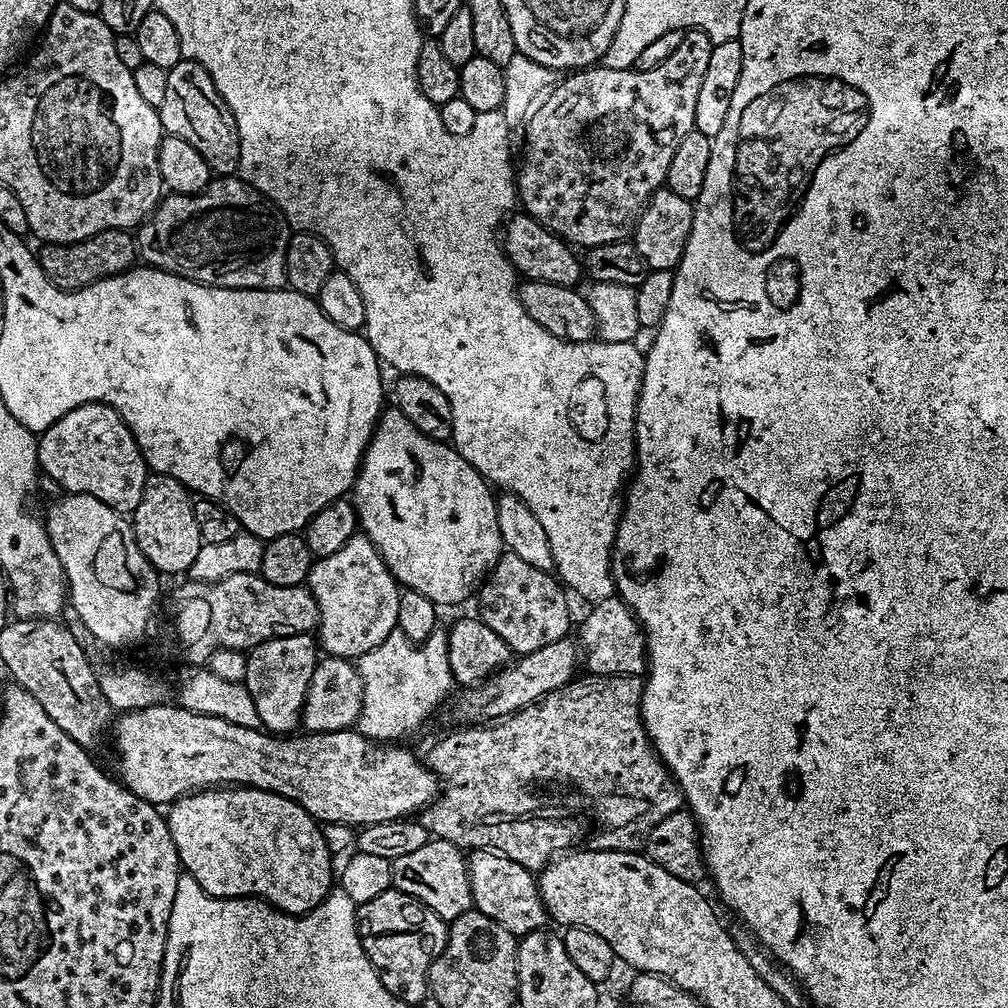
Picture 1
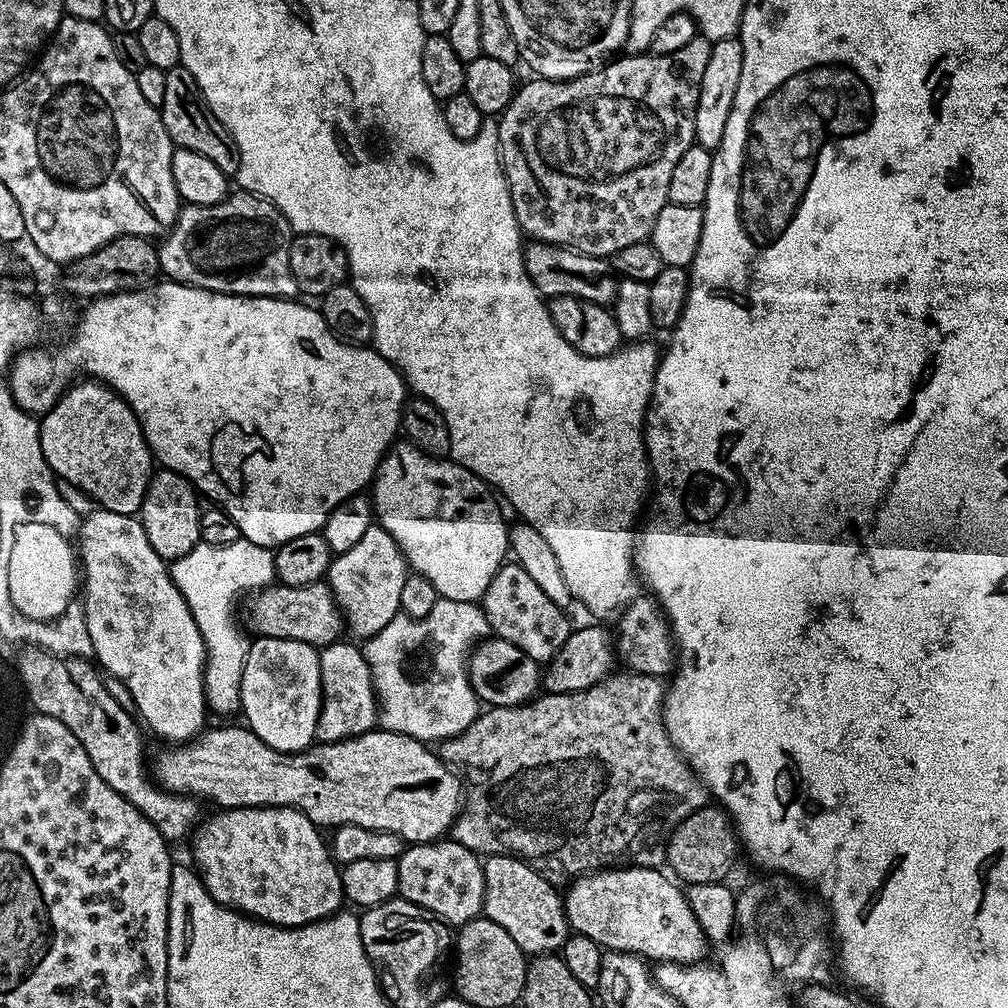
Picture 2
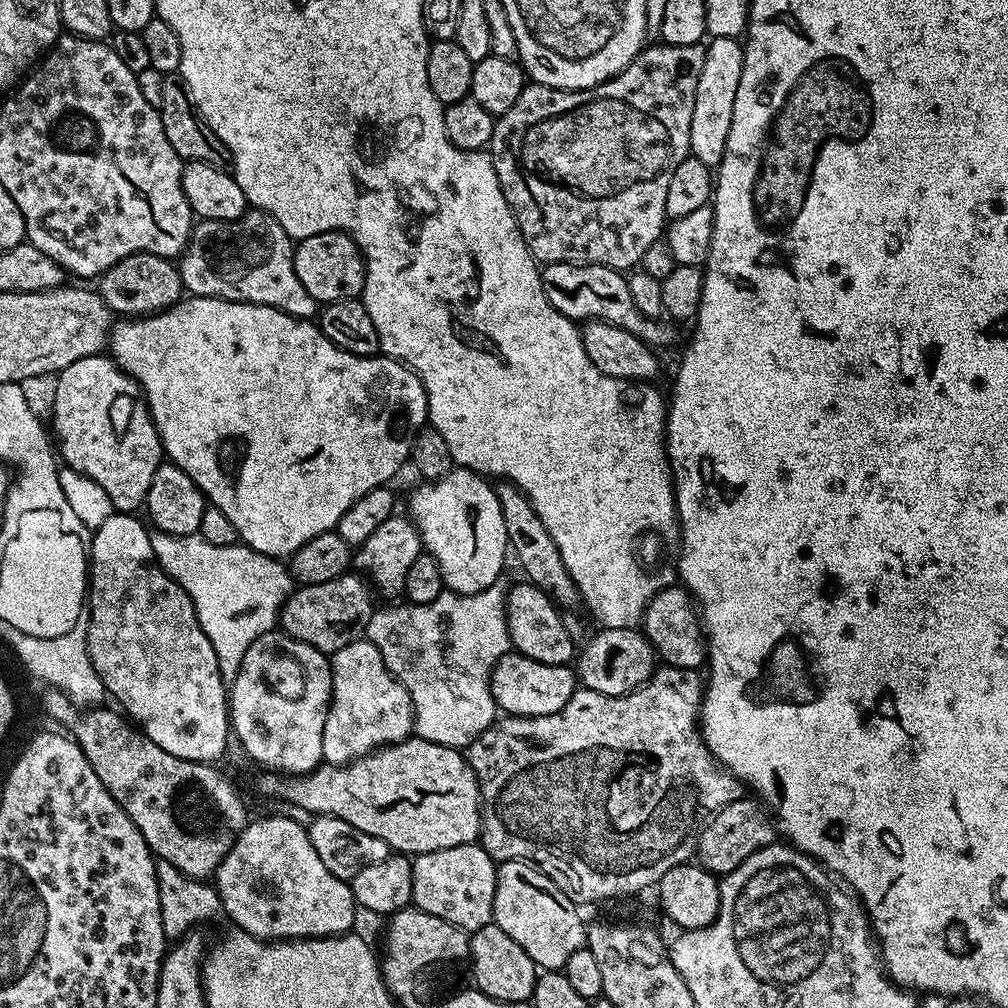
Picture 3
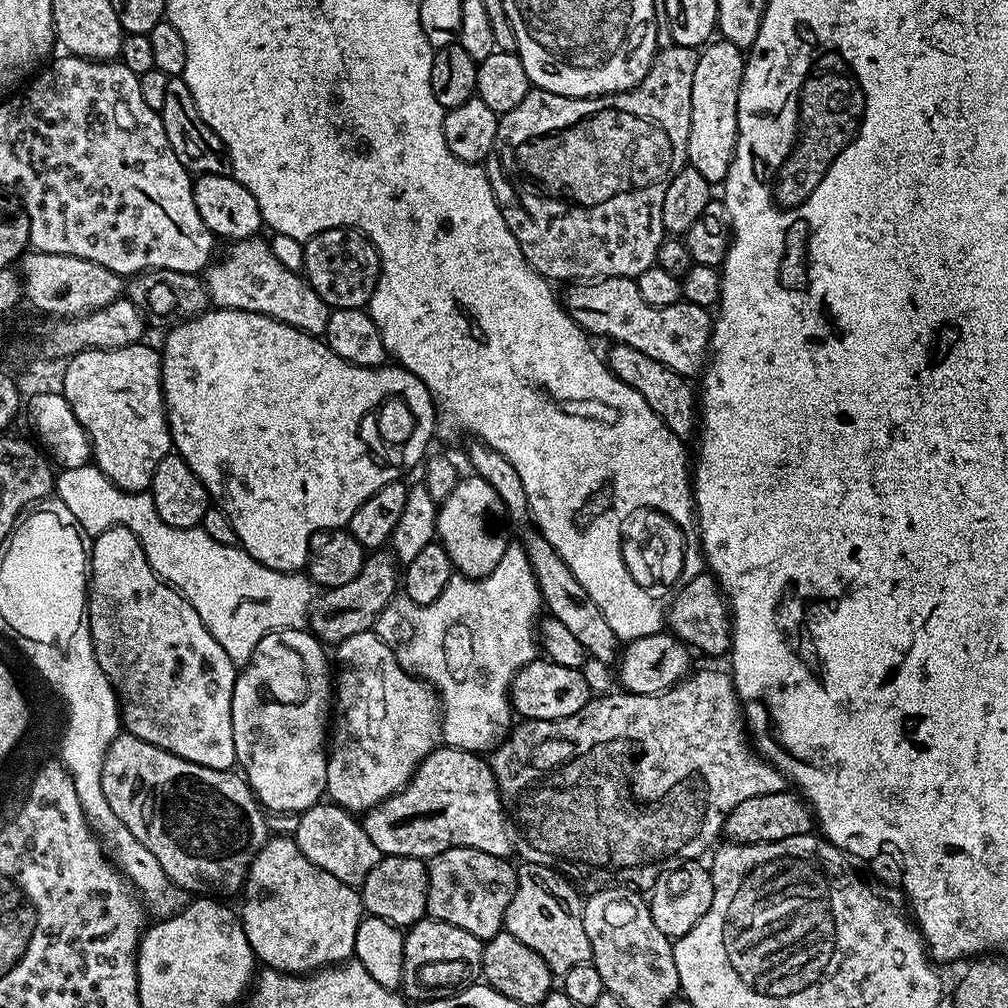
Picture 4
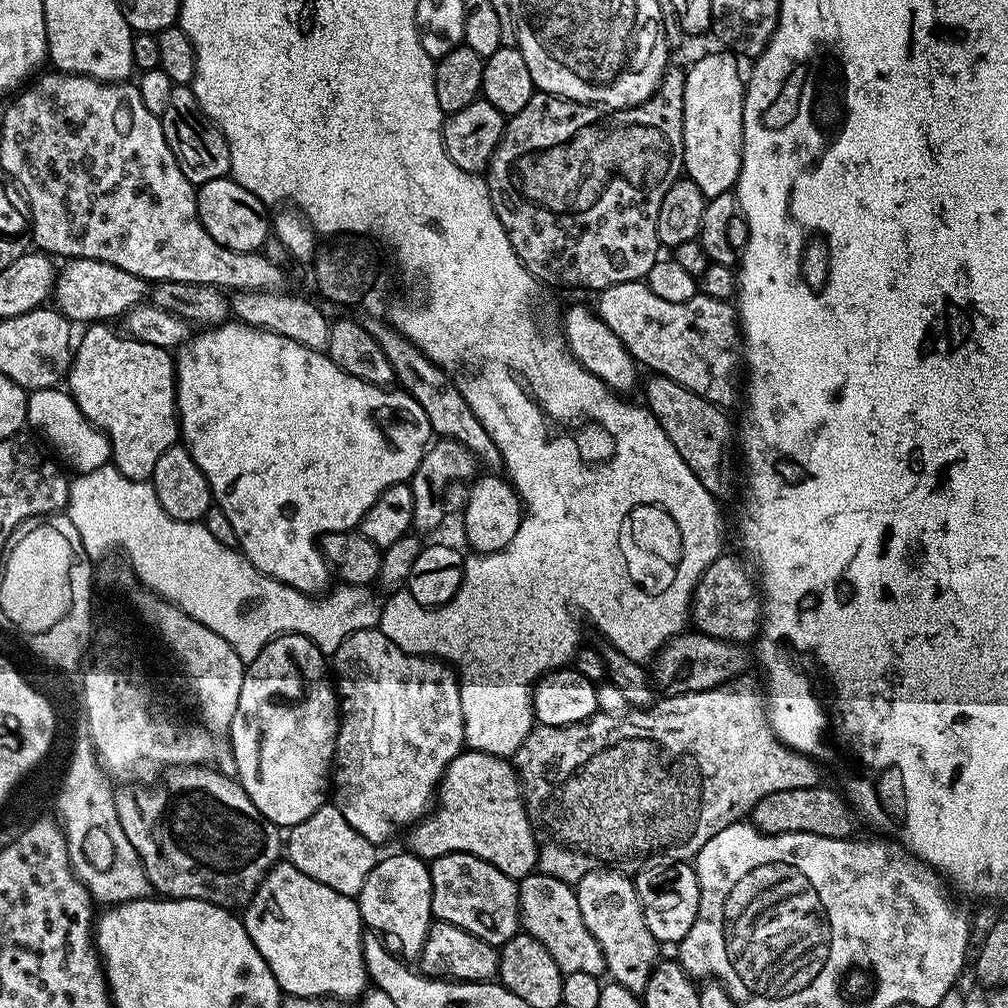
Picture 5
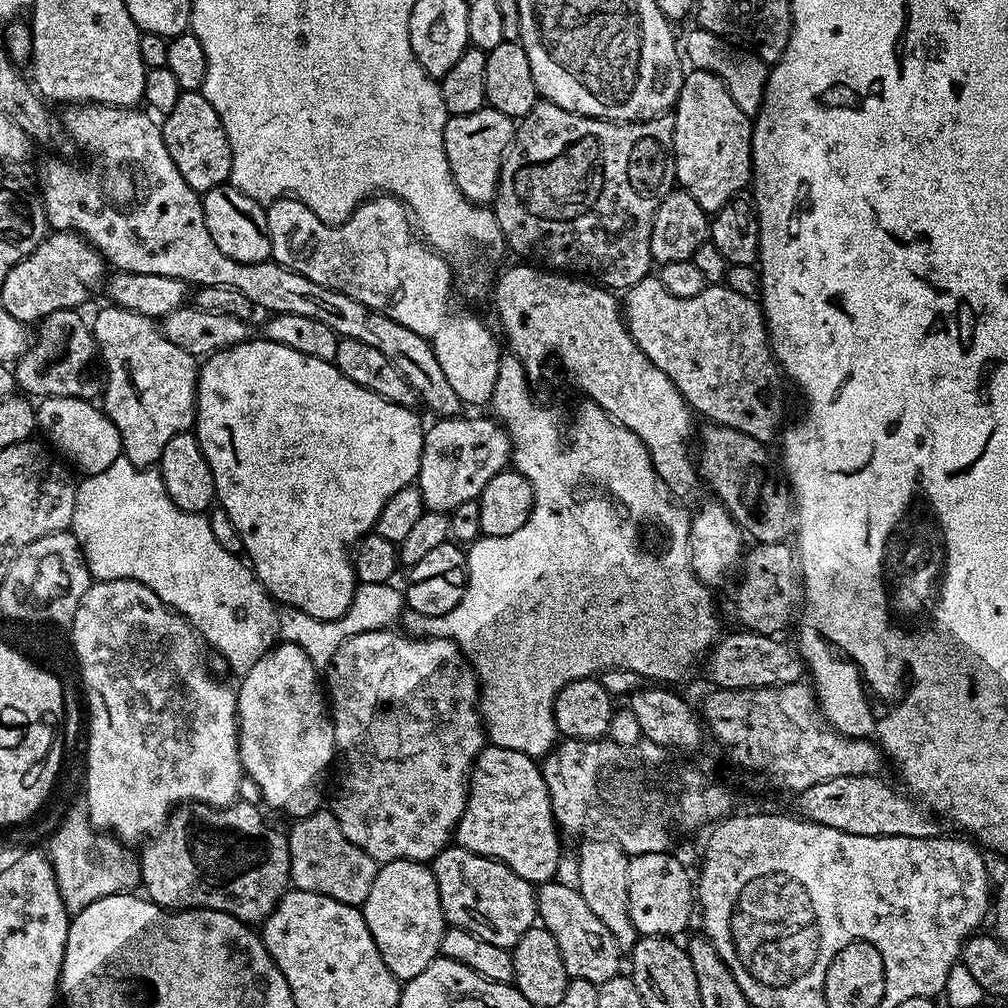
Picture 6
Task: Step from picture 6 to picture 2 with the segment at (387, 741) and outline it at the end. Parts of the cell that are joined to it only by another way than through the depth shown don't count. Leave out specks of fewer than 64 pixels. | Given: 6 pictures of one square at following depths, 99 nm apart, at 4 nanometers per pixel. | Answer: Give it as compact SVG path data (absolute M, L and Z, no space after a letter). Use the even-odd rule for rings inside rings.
M344 643L328 644L326 647L319 649L324 701L320 704L316 740L322 744L333 744L351 736L361 736L363 732L373 731L378 724L378 701L376 699L376 691L372 685L370 666L366 662L363 651L357 645L355 648L352 644Z

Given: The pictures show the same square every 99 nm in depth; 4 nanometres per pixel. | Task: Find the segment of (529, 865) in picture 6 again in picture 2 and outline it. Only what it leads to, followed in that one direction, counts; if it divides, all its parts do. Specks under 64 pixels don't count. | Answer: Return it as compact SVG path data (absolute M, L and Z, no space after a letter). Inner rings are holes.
M247 726L240 728L212 728L200 733L195 740L181 743L179 746L168 746L165 752L160 752L156 756L156 768L154 764L154 780L159 784L165 792L178 792L182 796L191 796L193 798L205 798L209 796L214 803L220 804L221 809L225 808L297 808L299 812L304 812L317 824L317 826L325 826L324 824L332 824L331 826L339 826L342 824L365 824L370 830L386 830L394 834L403 835L405 841L415 842L417 844L428 844L432 840L439 840L451 829L456 822L456 817L460 815L462 807L462 780L459 775L449 765L440 759L435 751L432 752L427 743L422 740L415 740L406 734L398 734L397 732L385 732L383 730L373 730L363 732L361 736L351 736L345 740L339 740L333 744L313 743L311 748L305 752L279 752L270 746L266 746L266 742L262 742L262 738L258 738L248 729Z

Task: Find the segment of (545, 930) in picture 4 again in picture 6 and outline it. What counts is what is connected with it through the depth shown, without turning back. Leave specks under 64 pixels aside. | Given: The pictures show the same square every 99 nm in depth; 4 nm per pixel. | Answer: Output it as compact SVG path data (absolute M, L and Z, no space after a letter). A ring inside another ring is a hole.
M544 882L536 888L536 910L539 923L550 930L550 934L554 934L554 942L558 942L566 974L574 980L586 978L586 982L594 982L596 985L606 982L606 978L621 975L622 950L616 945L614 934L610 934L610 930L602 926L598 914L586 906L586 898L582 898L579 887L571 883L556 883Z

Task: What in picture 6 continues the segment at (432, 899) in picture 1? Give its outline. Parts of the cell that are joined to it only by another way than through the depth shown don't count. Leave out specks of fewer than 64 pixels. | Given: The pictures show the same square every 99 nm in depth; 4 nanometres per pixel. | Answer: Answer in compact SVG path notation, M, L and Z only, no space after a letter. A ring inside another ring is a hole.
M449 846L431 860L430 867L434 878L438 882L438 898L442 902L444 919L453 928L461 928L486 942L494 942L494 946L511 950L537 923L536 888L533 881L518 878L514 870L510 870L501 860L491 860L489 856L479 856L468 848Z

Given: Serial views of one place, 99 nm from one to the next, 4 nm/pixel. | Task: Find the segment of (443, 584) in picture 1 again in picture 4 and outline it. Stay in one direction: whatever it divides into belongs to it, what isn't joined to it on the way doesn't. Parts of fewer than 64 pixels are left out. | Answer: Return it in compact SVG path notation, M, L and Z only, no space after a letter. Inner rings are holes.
M475 474L465 475L458 486L446 498L436 513L436 535L439 543L450 554L452 567L461 576L481 577L490 574L510 546L510 540L504 537L506 513L504 503L494 494L490 482L482 482Z

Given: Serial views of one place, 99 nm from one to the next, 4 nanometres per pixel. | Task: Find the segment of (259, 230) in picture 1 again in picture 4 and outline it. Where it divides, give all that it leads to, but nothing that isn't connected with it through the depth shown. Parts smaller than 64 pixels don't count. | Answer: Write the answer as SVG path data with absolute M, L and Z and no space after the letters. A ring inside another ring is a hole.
M254 235L248 240L231 241L224 257L213 259L208 265L202 279L208 287L209 301L218 308L262 314L317 338L323 337L330 311L328 304L314 294L299 271L291 272L276 257L275 250L260 239Z

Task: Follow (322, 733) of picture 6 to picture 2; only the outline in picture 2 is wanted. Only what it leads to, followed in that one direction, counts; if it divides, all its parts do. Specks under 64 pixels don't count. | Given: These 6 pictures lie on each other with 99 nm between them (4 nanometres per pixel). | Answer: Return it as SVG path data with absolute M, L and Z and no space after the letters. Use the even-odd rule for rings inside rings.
M256 636L249 643L242 670L240 712L248 719L248 729L266 746L279 752L305 752L311 748L322 701L320 653L311 644L269 636Z

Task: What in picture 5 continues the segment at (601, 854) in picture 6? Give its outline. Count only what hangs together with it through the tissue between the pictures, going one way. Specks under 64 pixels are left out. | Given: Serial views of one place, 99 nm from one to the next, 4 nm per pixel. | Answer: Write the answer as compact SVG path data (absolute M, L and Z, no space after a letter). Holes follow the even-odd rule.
M600 866L575 881L574 891L578 910L582 910L582 922L586 922L586 930L594 934L604 955L607 975L615 983L626 986L626 990L643 993L650 982L650 974L661 959L662 948L654 934L650 934L650 926L646 926L633 877Z

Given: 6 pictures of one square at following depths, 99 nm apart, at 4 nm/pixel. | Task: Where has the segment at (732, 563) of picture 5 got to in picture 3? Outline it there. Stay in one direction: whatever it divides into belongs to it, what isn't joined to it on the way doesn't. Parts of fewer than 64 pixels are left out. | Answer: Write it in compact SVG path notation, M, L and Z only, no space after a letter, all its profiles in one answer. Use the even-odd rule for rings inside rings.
M669 586L652 596L644 609L644 637L652 643L657 657L670 668L703 669L706 664L706 637L700 623L697 605L691 592L683 586Z

